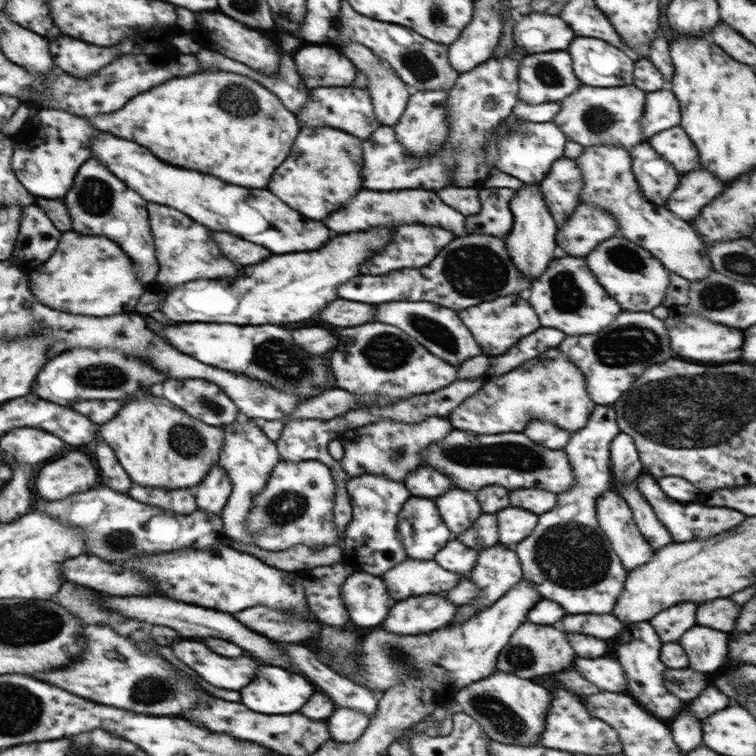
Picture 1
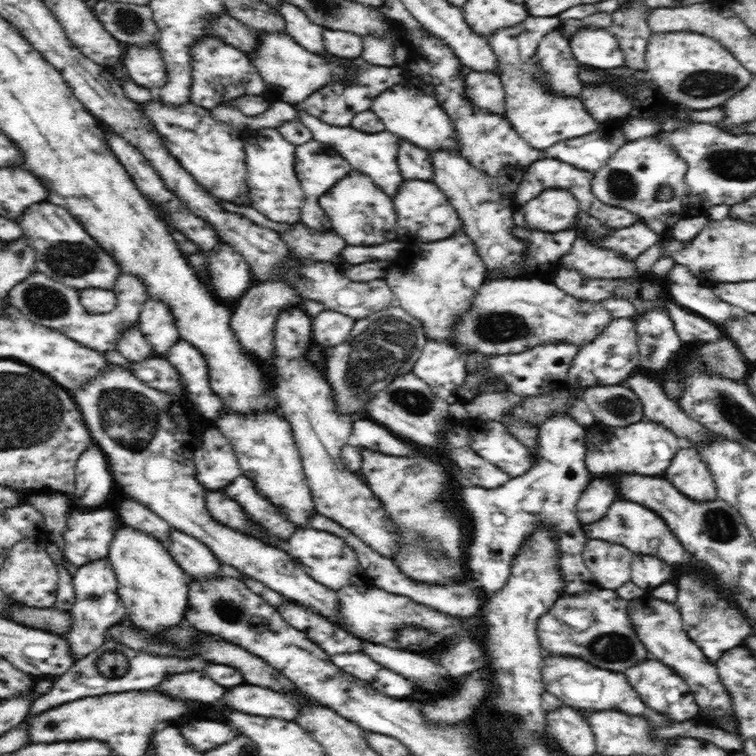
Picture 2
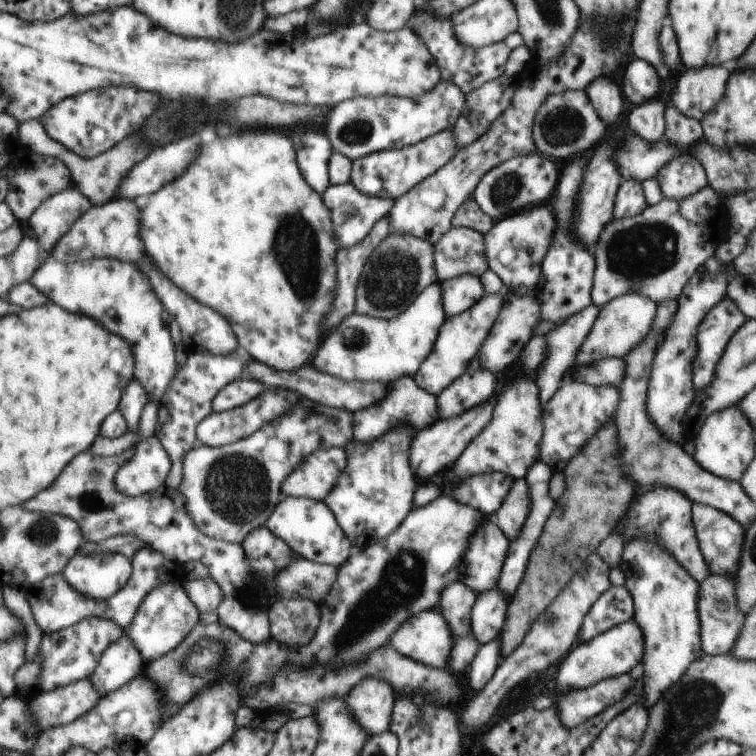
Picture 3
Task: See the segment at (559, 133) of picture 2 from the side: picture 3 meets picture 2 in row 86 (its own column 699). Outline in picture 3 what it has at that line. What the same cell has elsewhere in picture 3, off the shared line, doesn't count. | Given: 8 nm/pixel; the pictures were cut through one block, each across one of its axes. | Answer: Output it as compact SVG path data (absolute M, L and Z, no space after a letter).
M694 503L691 514L696 538L698 538L702 556L706 558L706 564L708 564L710 572L712 572L712 575L726 575L727 577L732 577L732 580L734 580L737 570L741 565L740 559L746 528L725 512L719 511L710 505Z

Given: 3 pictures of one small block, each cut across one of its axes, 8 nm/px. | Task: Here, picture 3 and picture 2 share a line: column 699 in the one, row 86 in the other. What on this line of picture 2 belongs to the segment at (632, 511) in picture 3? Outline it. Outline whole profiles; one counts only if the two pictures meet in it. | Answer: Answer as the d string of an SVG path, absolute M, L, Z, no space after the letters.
M550 32L538 44L536 60L540 64L540 78L550 92L579 98L582 83L578 80L578 62L572 56L568 40L558 32Z

